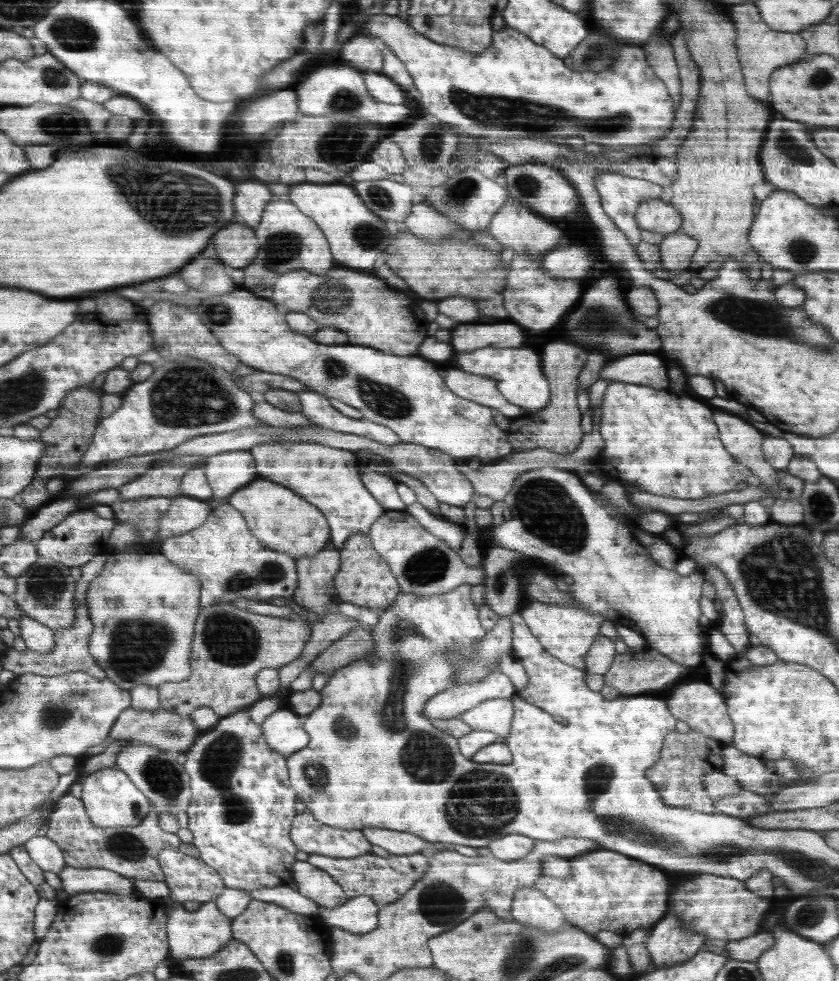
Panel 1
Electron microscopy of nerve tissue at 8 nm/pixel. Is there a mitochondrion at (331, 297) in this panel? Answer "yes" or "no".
yes

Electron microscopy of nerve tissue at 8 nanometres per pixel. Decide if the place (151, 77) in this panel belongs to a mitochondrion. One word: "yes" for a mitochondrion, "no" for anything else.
no

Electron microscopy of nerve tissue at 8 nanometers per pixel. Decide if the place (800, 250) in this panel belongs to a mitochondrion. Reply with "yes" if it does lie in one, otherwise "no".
yes

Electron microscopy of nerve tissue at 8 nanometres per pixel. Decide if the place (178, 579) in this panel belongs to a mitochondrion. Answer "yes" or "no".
no

